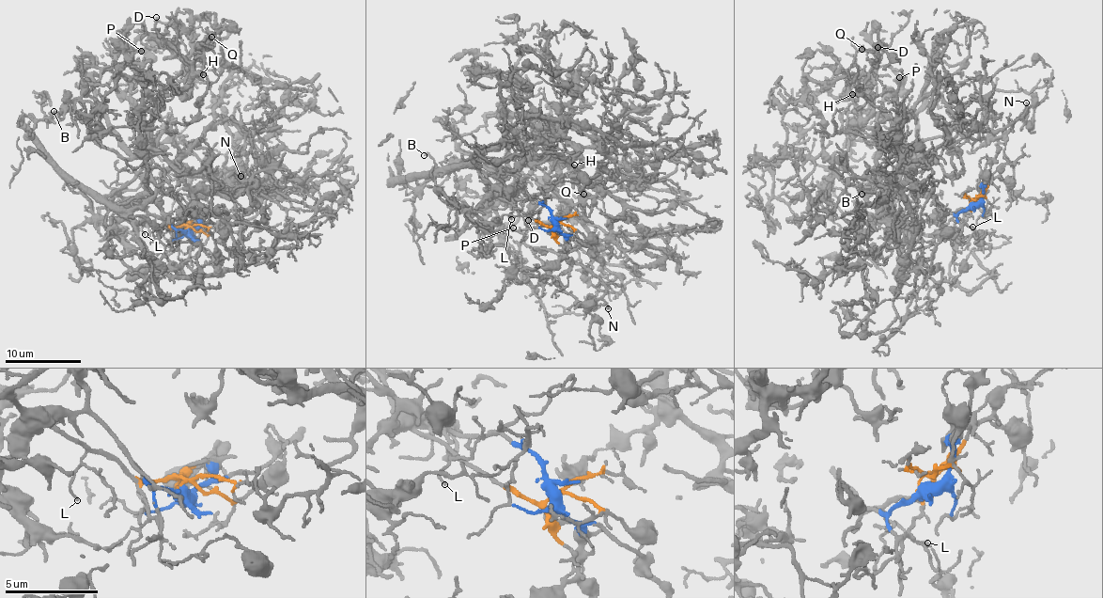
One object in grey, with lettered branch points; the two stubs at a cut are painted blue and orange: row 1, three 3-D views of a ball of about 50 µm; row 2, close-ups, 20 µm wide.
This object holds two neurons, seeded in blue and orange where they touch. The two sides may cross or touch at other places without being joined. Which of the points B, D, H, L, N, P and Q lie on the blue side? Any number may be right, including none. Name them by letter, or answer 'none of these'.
B, D, H, P, Q

